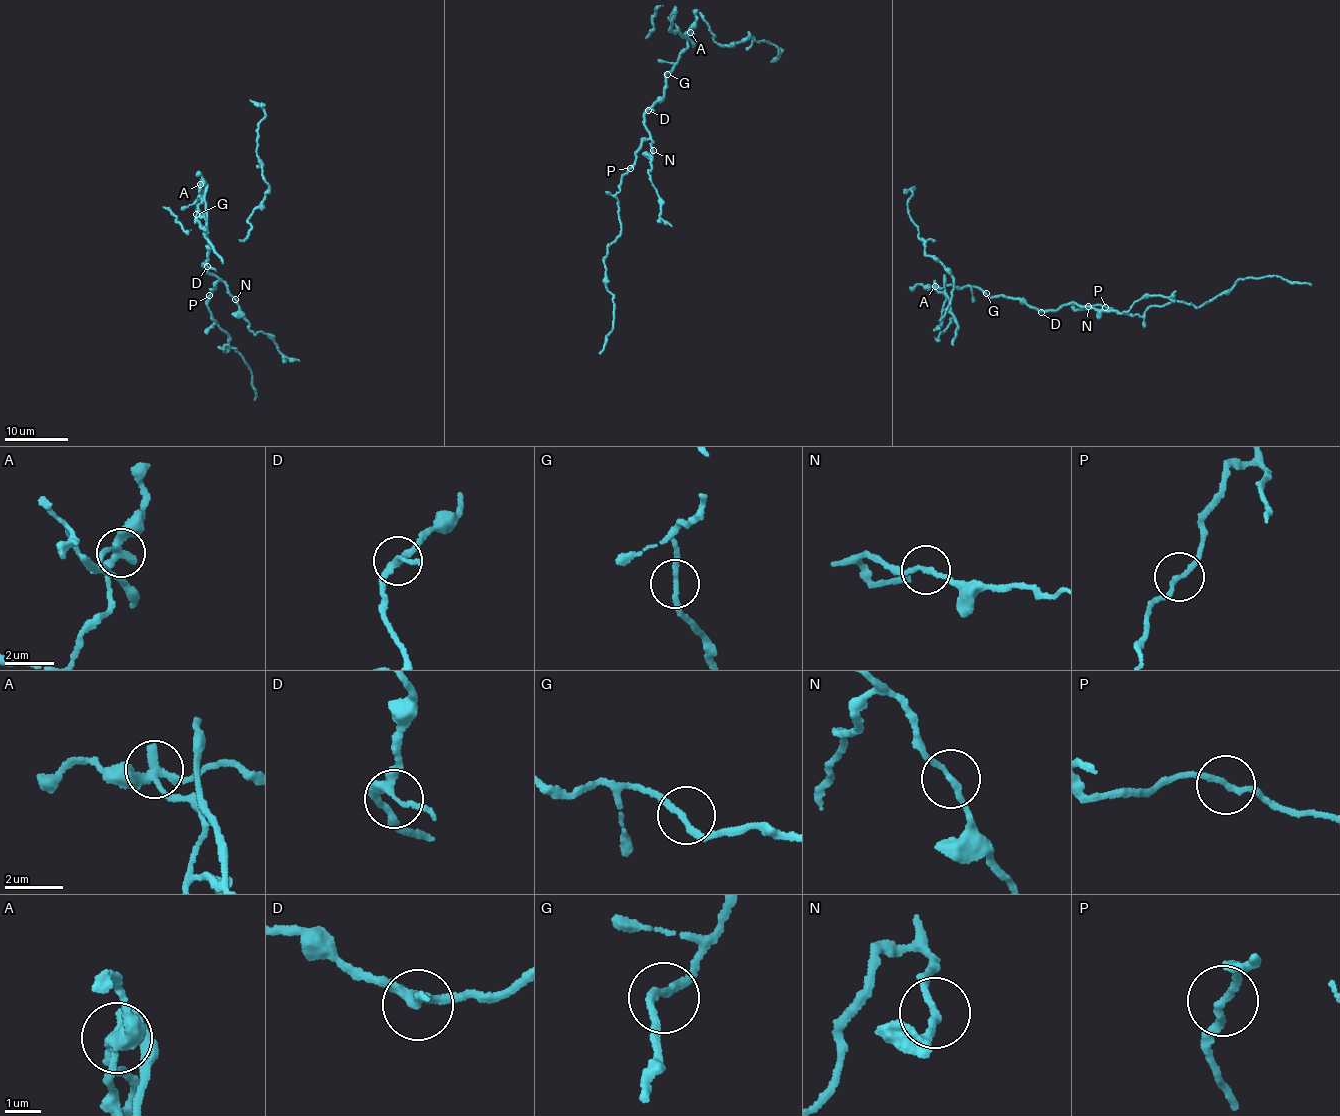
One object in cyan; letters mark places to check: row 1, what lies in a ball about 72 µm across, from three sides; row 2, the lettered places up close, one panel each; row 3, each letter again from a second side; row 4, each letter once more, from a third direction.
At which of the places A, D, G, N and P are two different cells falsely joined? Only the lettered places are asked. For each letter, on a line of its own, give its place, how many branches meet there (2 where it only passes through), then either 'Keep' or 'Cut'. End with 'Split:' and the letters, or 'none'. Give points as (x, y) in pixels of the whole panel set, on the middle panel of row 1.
A: Place: (690, 32). Branches: 3. Cut
D: Place: (648, 110). Branches: 3. Keep
G: Place: (667, 74). Branches: 2. Keep
N: Place: (653, 150). Branches: 2. Cut
P: Place: (630, 168). Branches: 2. Cut
Split: A, N, P

